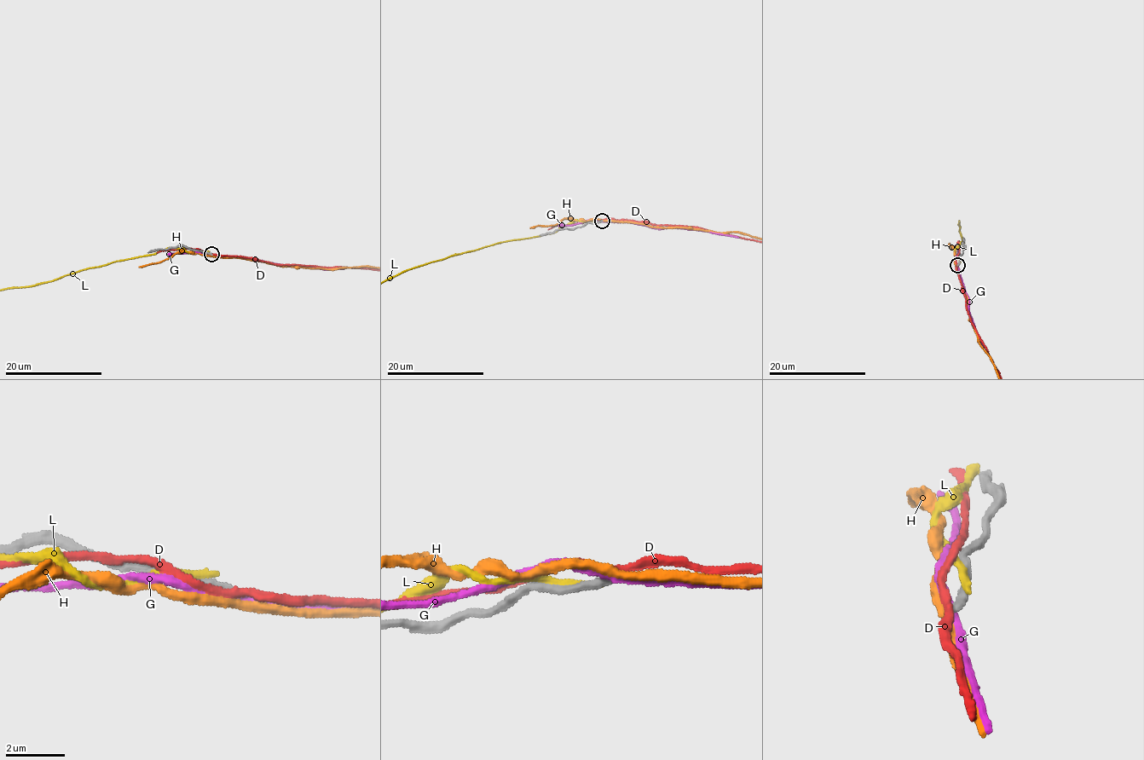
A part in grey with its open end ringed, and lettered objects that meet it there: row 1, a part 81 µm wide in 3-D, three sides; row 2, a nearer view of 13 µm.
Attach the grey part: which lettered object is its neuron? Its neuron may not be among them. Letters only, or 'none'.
none

